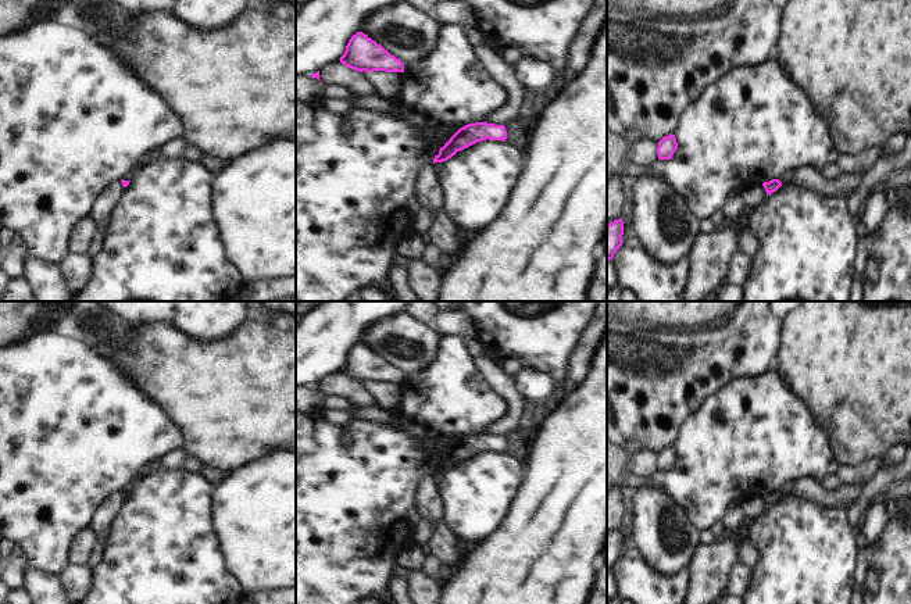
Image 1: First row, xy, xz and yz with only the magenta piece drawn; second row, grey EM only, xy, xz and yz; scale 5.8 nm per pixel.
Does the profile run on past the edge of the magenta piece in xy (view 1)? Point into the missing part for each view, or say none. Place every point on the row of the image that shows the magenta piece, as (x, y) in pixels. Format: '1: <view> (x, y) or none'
1: none

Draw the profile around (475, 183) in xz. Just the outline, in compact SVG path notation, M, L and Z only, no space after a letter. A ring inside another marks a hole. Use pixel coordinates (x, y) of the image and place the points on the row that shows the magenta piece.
M503 140L478 142L436 171L444 215L471 236L504 210L524 165L524 153Z

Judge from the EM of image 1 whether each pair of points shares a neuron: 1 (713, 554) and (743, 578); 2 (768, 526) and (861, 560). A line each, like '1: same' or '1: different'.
1: different
2: different

